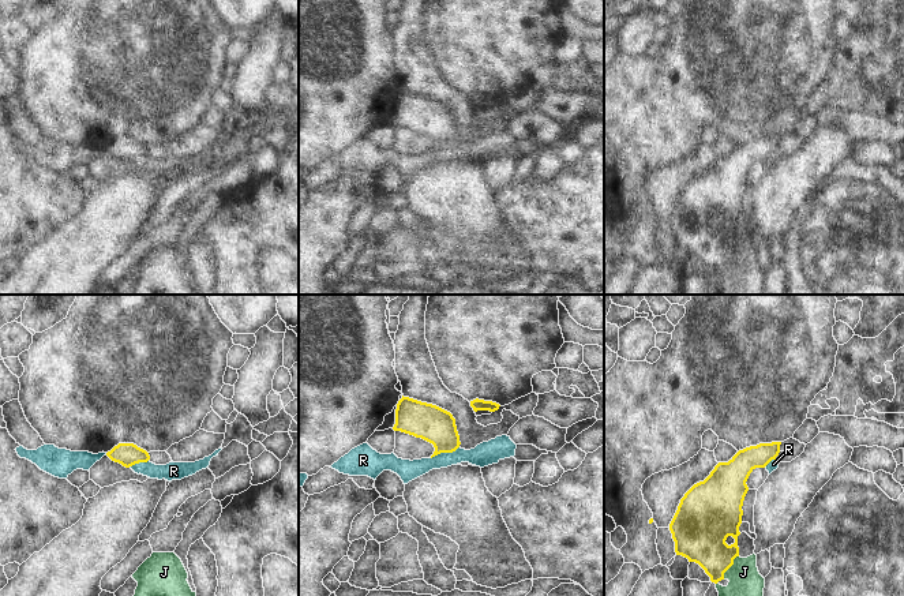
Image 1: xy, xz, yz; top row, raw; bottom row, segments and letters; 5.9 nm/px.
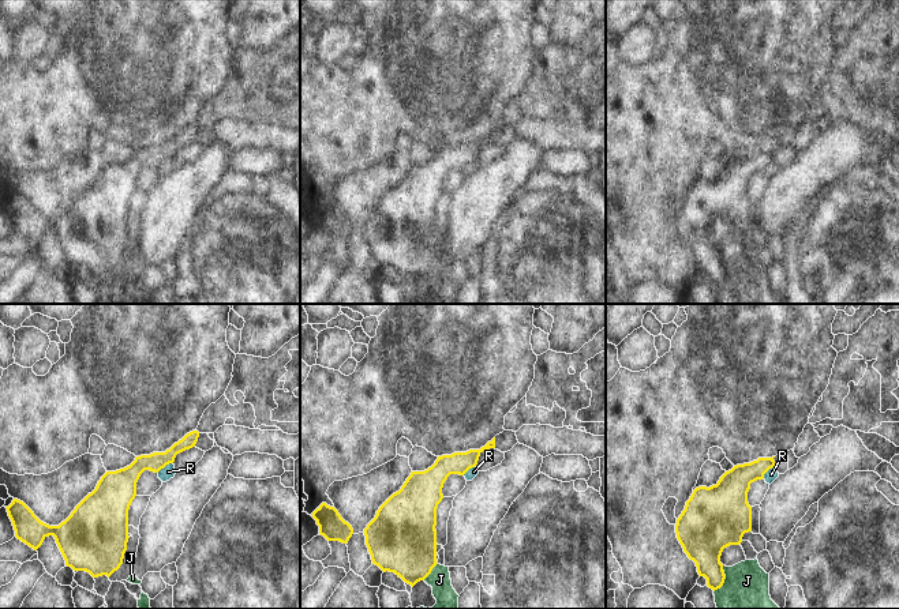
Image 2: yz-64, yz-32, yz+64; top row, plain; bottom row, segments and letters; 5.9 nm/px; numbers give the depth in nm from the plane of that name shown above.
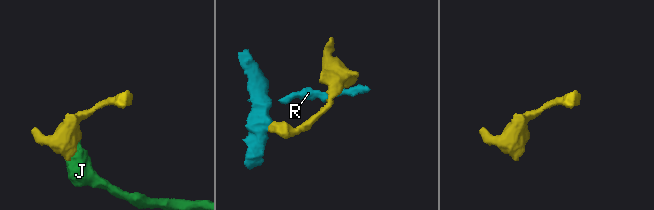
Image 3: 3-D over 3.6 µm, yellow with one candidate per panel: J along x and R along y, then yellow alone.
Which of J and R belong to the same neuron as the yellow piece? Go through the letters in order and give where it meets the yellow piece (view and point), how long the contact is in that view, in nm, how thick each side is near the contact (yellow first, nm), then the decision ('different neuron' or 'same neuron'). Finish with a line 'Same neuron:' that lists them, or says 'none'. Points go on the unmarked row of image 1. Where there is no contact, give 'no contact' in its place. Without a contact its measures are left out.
J: meets yellow in yz at (730, 261); contact 170 nm long; 300 nm thick on the yellow side, 240 nm on the other; same neuron
R: meets yellow in xz at (445, 146); contact 180 nm long; 220 nm thick on the yellow side, 140 nm on the other; different neuron
Same neuron: J

